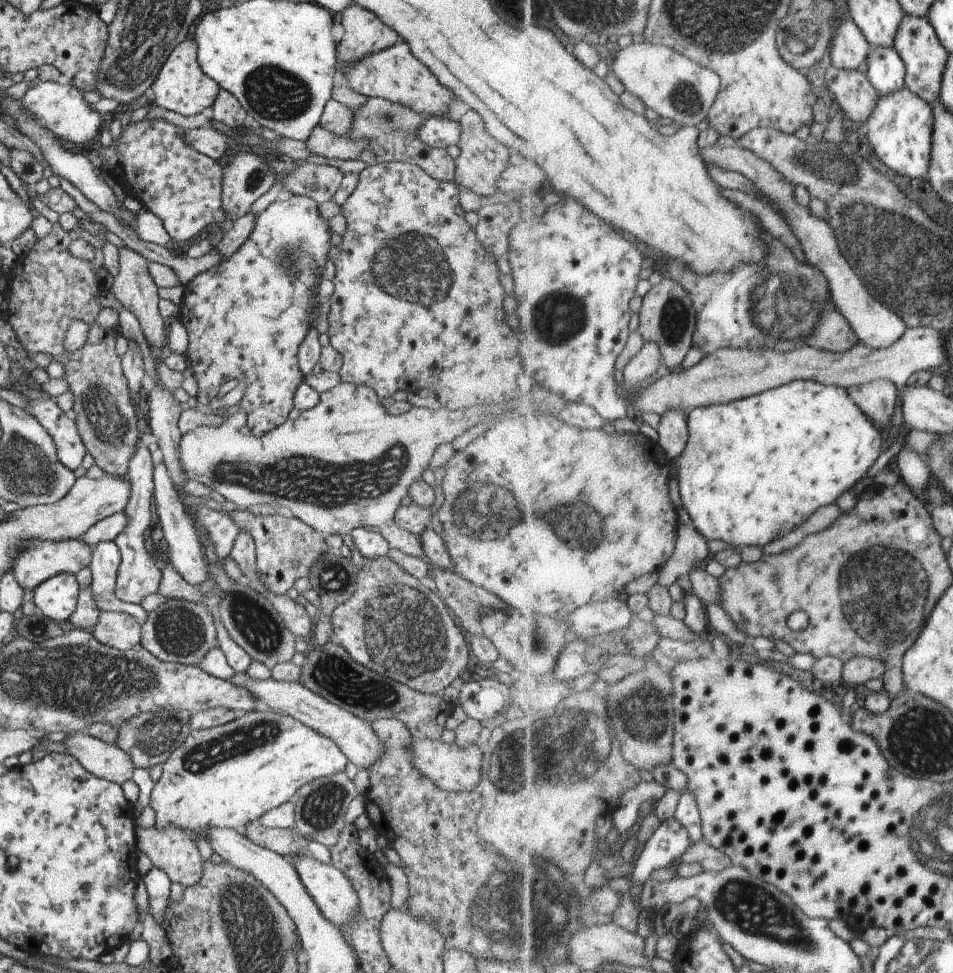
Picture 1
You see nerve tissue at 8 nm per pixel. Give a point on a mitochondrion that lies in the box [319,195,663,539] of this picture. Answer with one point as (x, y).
(411, 264)

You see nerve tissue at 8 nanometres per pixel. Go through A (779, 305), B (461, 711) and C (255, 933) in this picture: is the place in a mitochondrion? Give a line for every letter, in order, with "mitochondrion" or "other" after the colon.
A: mitochondrion
B: other
C: mitochondrion

